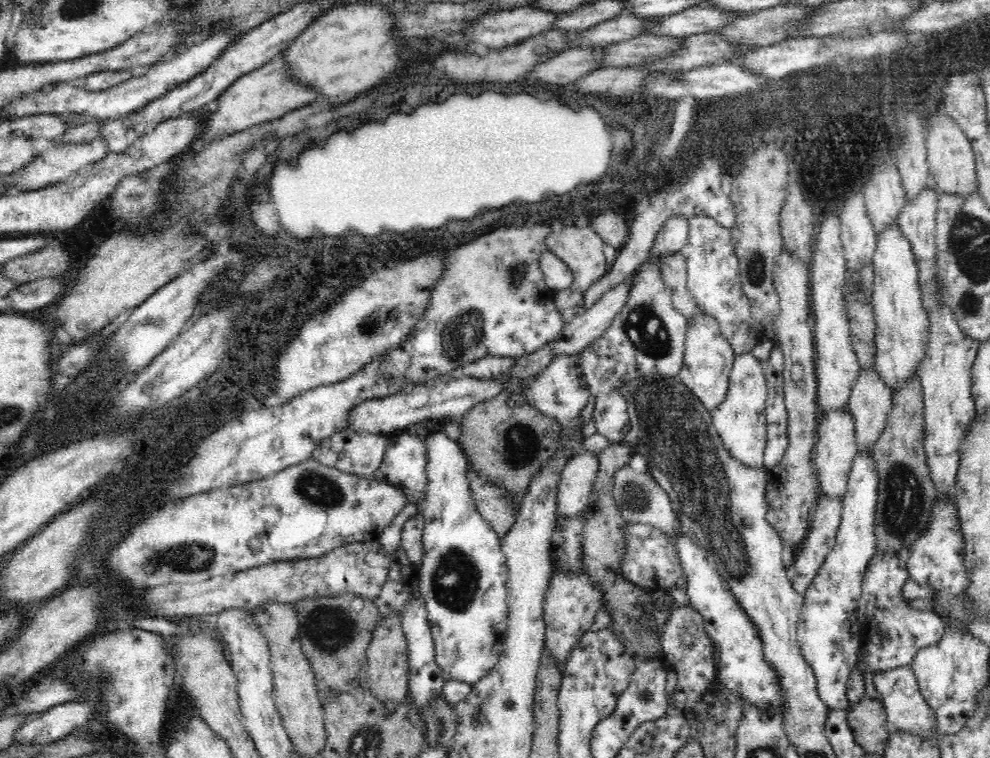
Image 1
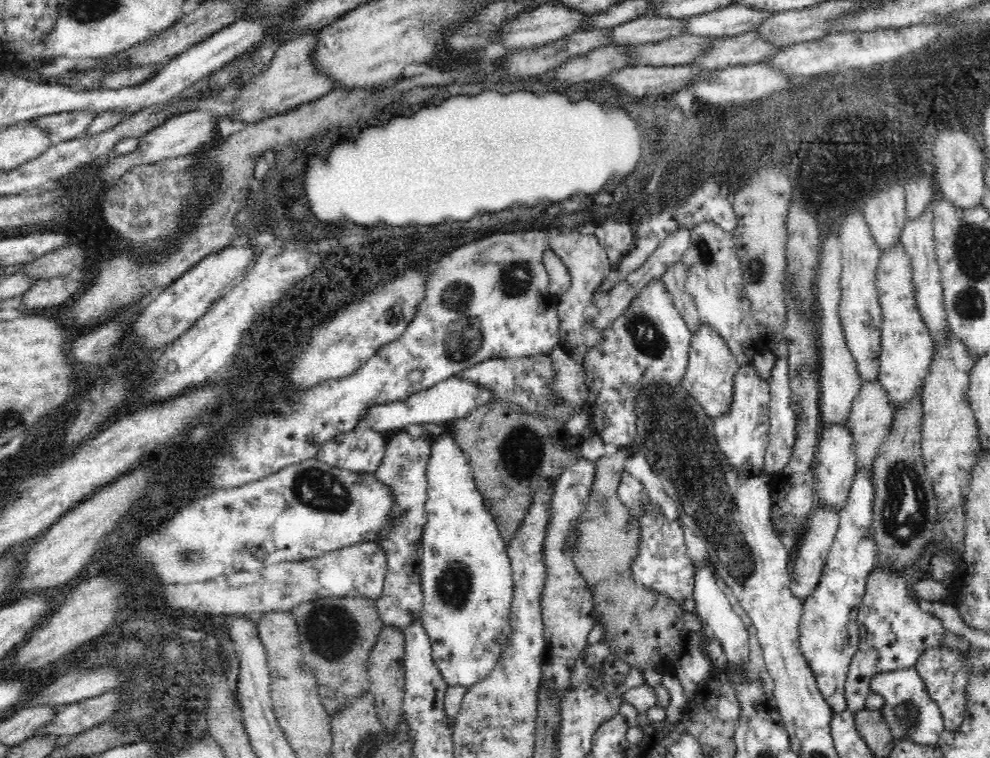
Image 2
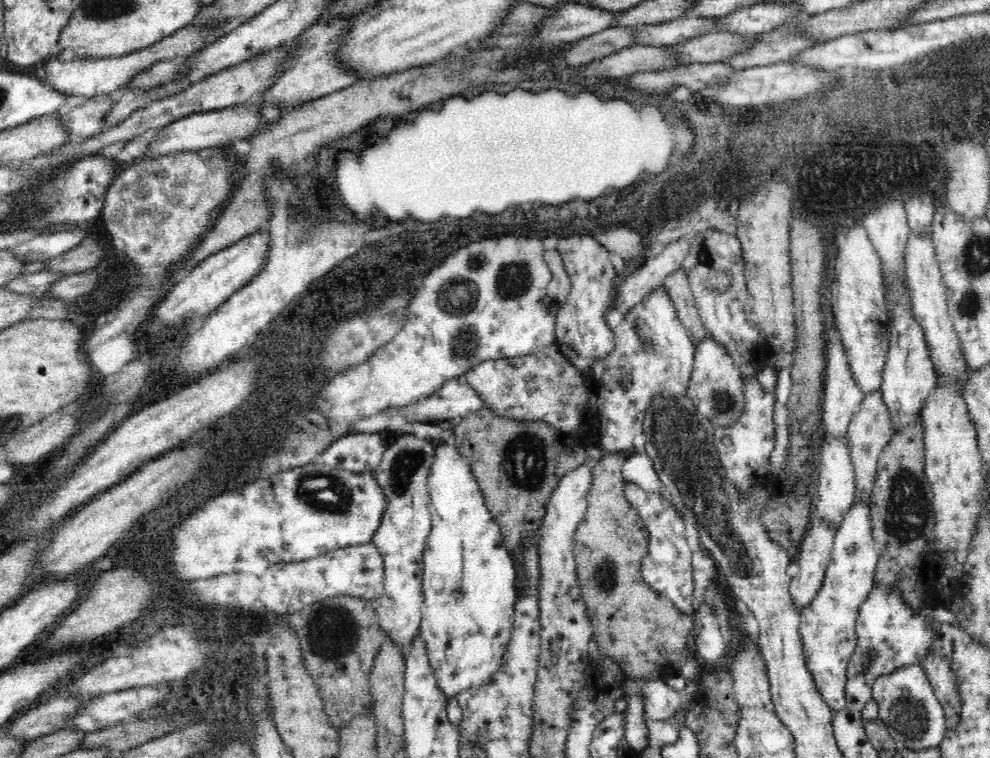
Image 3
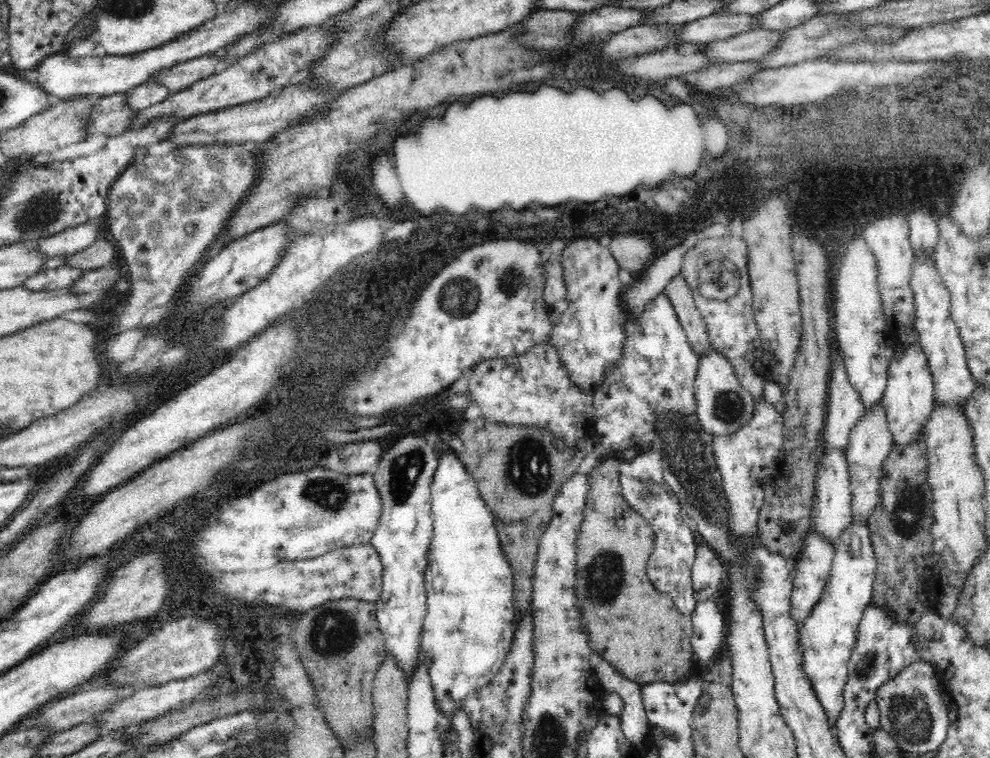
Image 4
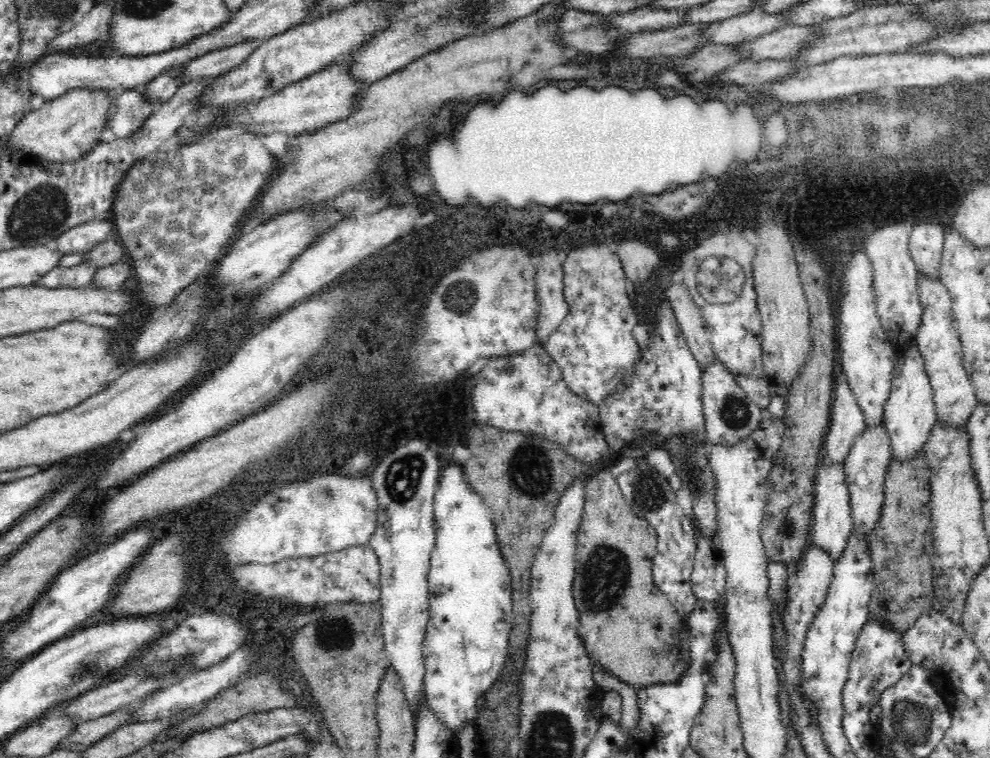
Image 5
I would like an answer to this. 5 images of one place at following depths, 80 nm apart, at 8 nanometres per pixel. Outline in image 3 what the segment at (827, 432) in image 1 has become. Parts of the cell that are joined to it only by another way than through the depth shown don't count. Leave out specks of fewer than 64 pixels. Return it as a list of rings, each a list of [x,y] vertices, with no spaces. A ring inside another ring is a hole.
[[[848,437],[825,438],[817,455],[819,460],[818,467],[818,502],[813,508],[813,515],[828,521],[833,526],[833,530],[840,528],[839,524],[844,516],[851,510],[853,502],[856,500],[856,476],[852,465],[852,455],[848,448]]]

